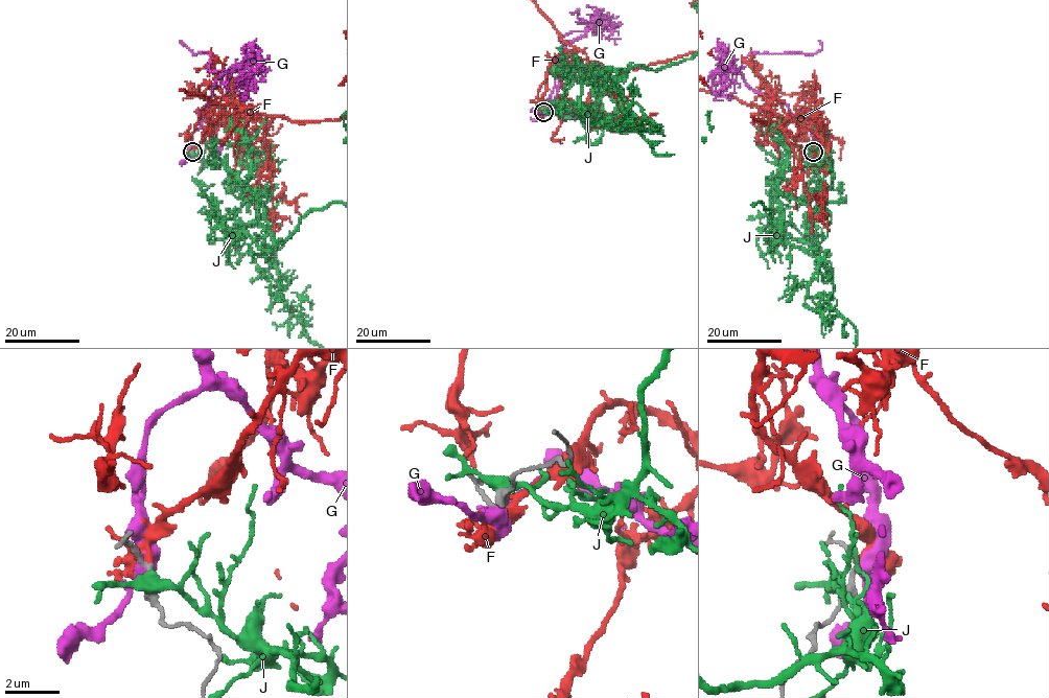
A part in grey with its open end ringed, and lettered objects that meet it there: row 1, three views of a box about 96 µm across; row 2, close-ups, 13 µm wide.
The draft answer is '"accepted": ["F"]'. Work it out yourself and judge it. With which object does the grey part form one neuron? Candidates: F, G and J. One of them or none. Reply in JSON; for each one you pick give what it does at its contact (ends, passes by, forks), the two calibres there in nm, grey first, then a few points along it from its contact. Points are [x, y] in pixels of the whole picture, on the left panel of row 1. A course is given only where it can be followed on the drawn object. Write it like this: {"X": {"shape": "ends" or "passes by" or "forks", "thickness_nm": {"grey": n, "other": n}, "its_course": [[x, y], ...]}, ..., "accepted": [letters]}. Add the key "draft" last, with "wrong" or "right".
{"F": {"shape": "forks", "thickness_nm": {"grey": 160, "other": 180}}, "accepted": ["F"], "draft": "right"}

